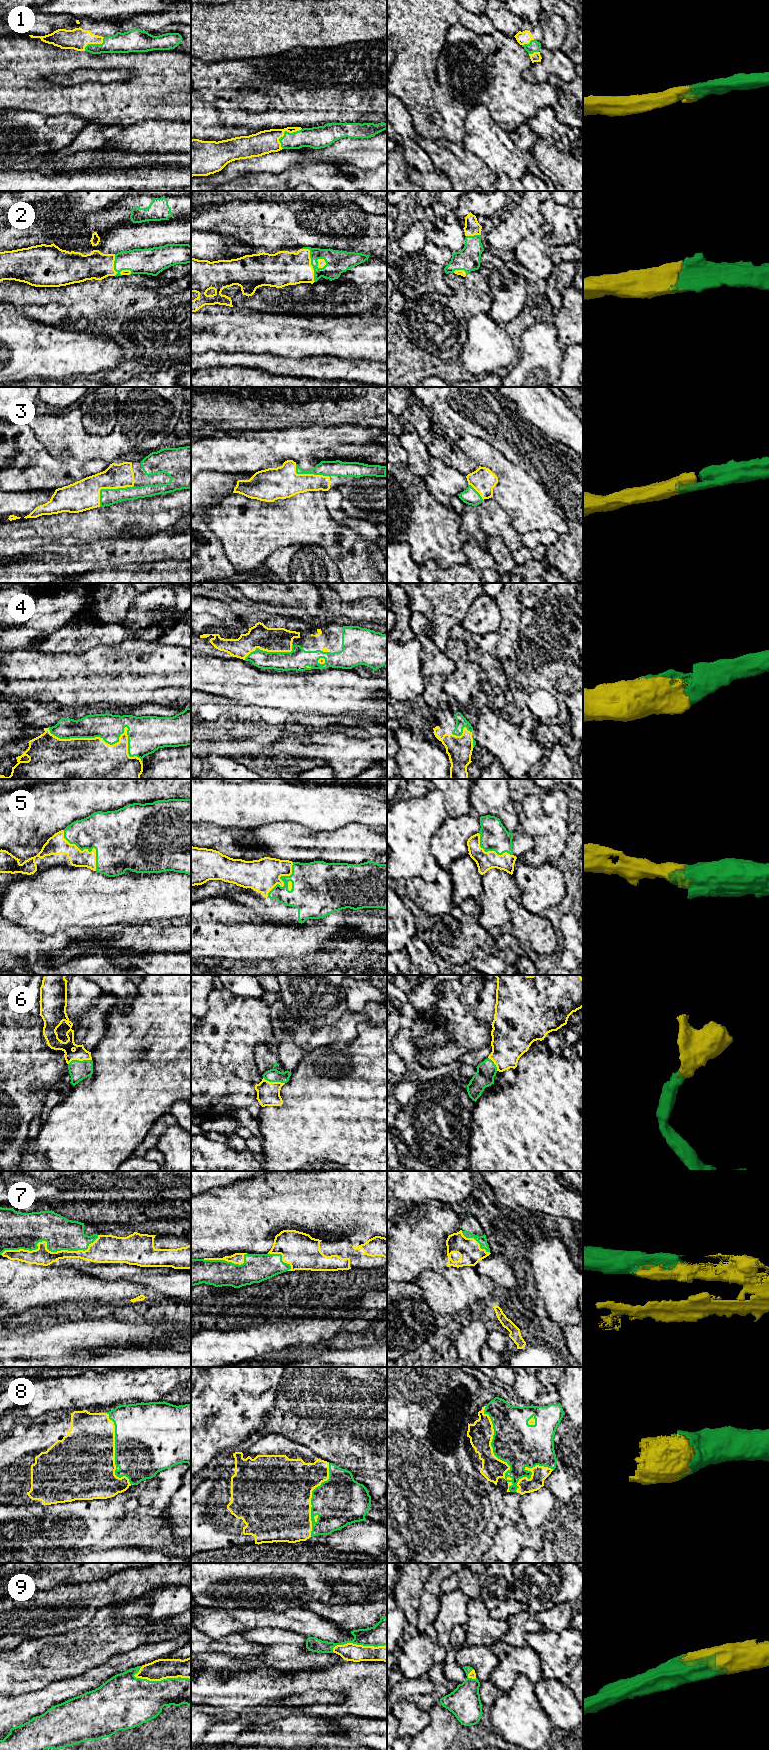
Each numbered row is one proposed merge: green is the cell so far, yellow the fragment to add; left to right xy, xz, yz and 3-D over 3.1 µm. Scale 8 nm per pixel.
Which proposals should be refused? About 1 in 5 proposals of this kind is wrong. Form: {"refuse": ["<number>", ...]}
{"refuse": []}

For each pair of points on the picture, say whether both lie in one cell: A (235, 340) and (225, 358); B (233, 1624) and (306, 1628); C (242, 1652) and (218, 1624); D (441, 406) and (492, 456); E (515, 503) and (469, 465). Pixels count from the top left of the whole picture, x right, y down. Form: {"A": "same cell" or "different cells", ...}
{"A": "different cells", "B": "same cell", "C": "different cells", "D": "different cells", "E": "different cells"}

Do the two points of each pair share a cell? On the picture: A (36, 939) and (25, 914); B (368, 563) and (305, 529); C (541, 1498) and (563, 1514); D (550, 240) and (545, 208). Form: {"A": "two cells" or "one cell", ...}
{"A": "two cells", "B": "one cell", "C": "two cells", "D": "one cell"}

